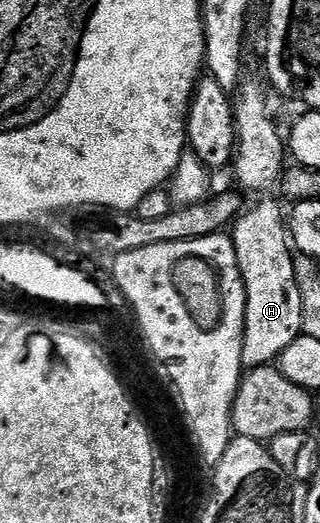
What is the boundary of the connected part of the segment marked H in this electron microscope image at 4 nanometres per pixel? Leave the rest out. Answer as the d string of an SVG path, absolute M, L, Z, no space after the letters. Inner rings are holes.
M263 199L260 203L255 203L251 208L244 210L233 224L233 238L237 249L237 265L241 269L241 277L245 281L245 329L243 330L243 366L250 369L252 367L266 367L274 364L297 341L297 337L303 334L303 298L299 288L299 278L295 275L295 260L292 244L289 242L289 231L285 226L285 211L279 208L279 203L275 199Z

